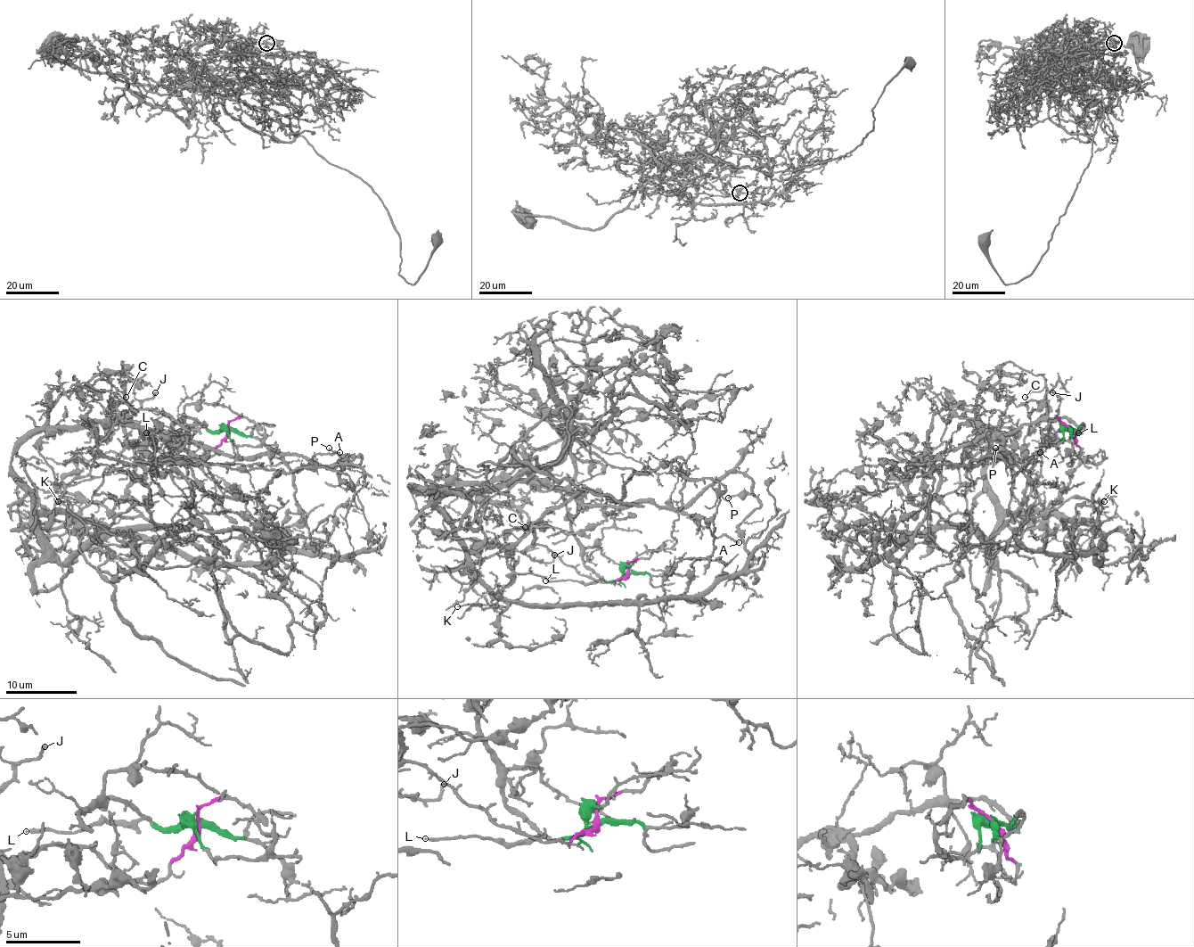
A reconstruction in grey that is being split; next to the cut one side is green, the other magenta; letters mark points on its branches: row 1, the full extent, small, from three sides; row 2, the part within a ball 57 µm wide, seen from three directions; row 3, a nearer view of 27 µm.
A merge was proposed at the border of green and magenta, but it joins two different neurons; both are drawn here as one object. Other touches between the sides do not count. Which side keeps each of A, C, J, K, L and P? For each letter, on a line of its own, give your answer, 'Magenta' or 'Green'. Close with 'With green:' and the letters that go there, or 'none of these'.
A: Green
C: Magenta
J: Magenta
K: Magenta
L: Green
P: Green
With green: A, L, P

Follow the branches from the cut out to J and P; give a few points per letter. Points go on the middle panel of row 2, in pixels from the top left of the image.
J: (628, 574), (612, 583), (596, 581), (543, 546), (534, 544), (523, 551), (539, 562), (550, 562), (555, 555)
P: (628, 574), (605, 581), (584, 564), (571, 522), (582, 506), (687, 508), (730, 473), (751, 480), (728, 498)

